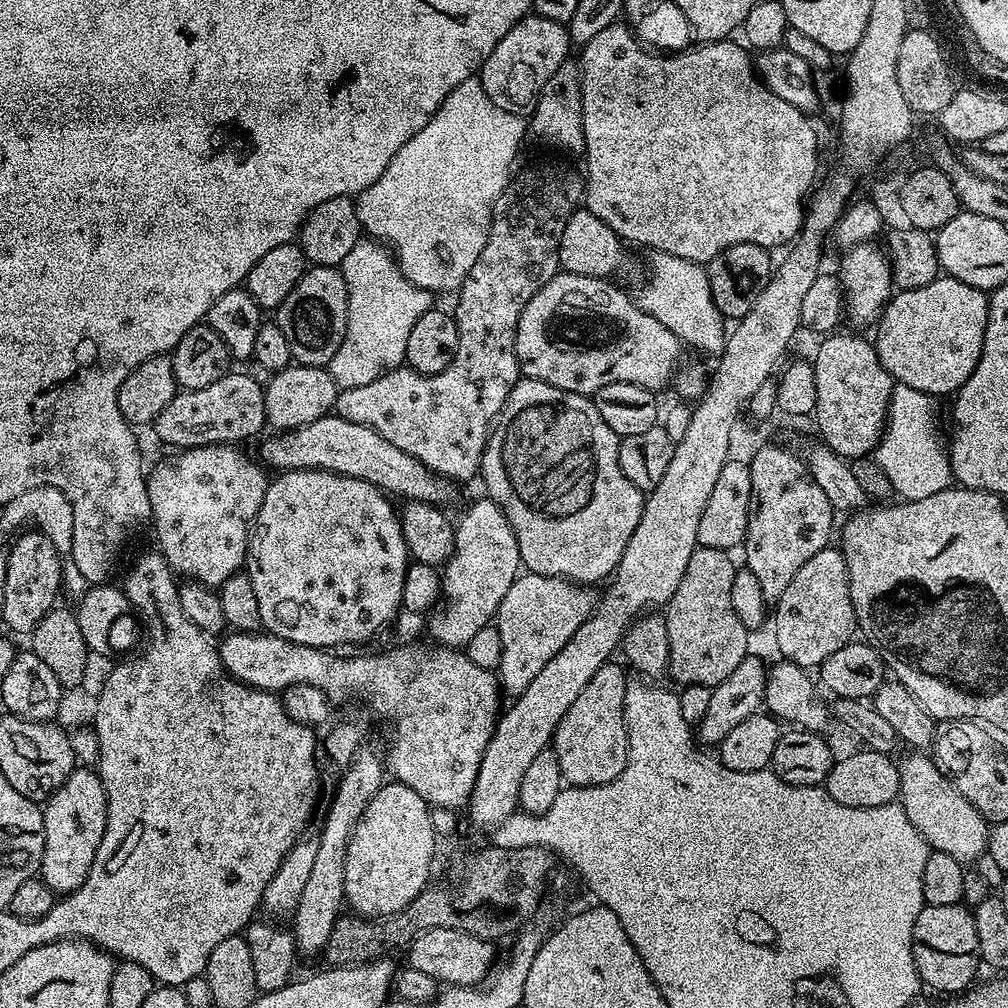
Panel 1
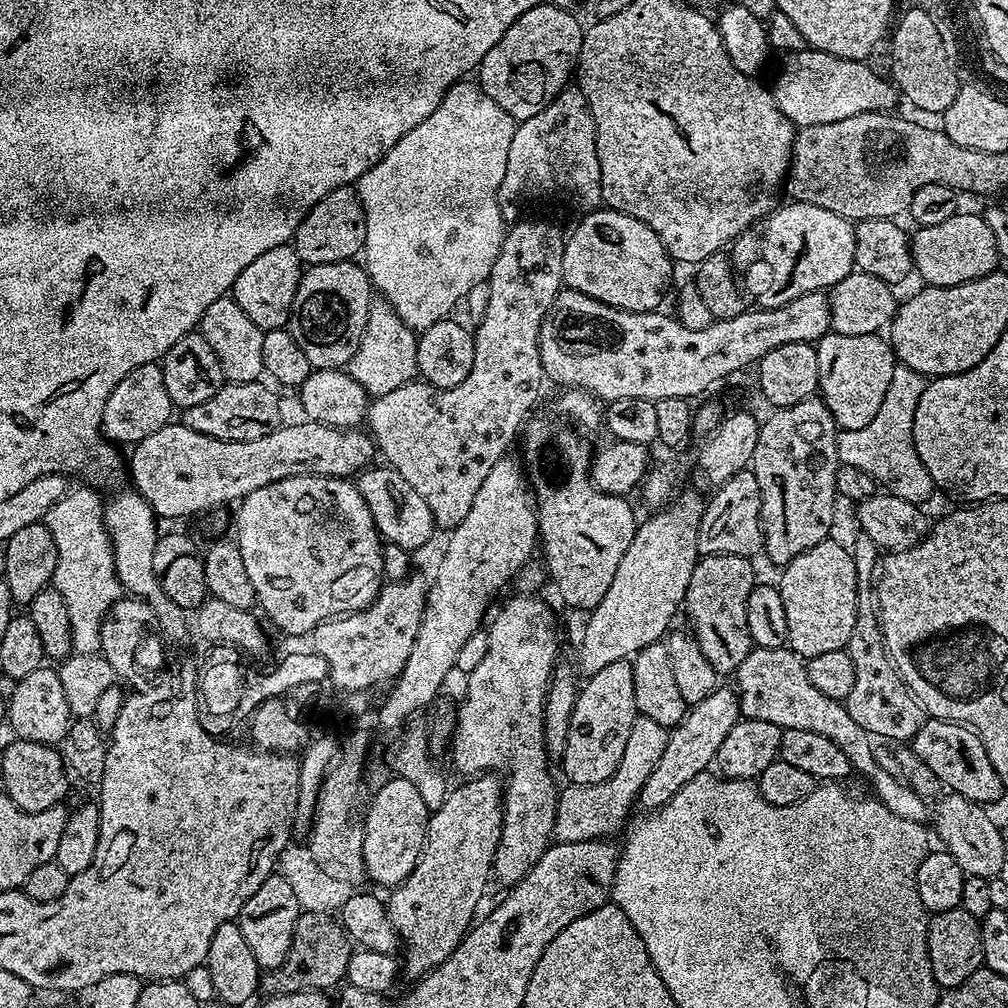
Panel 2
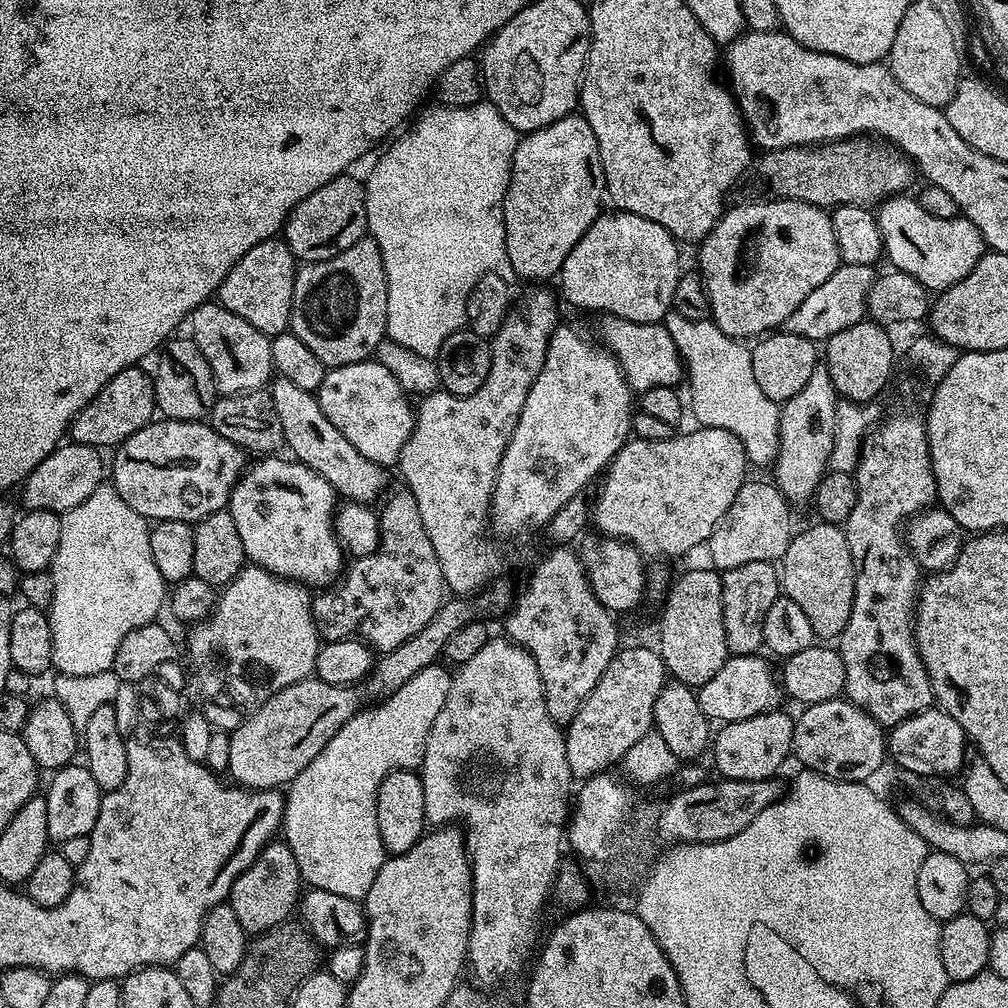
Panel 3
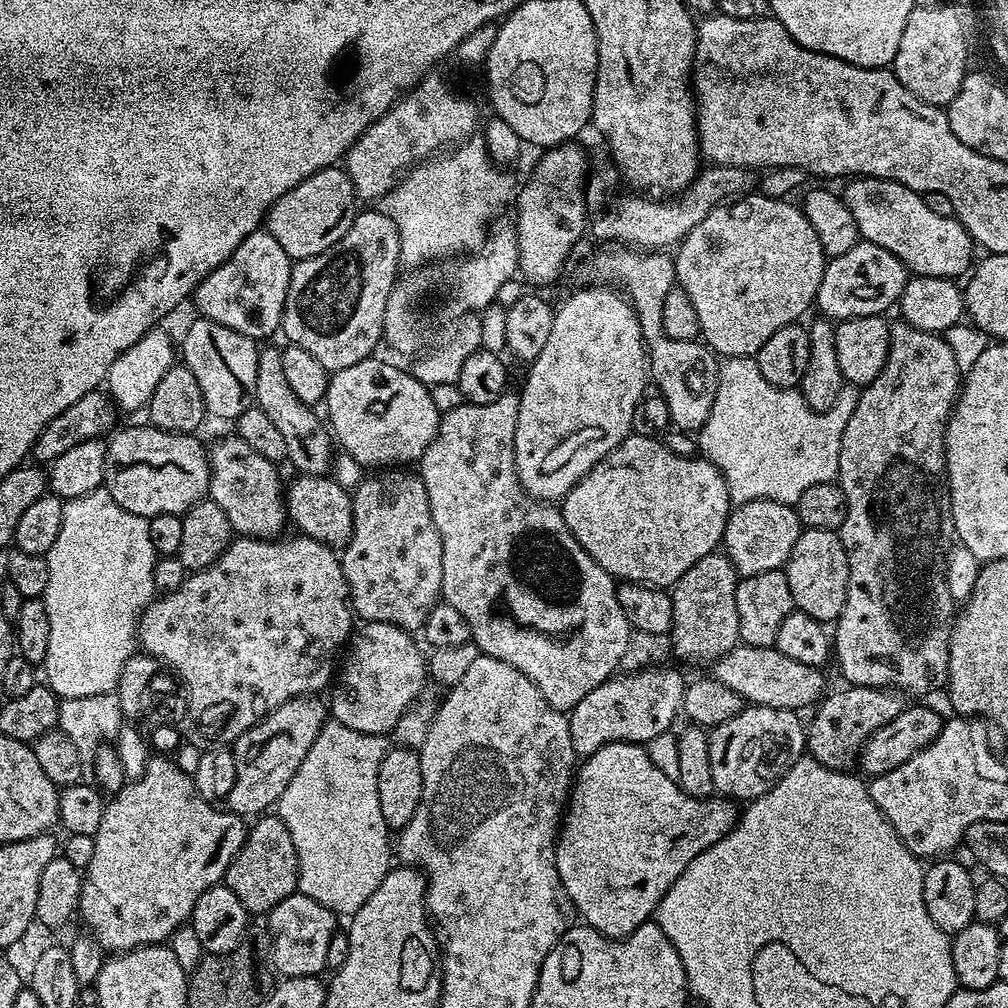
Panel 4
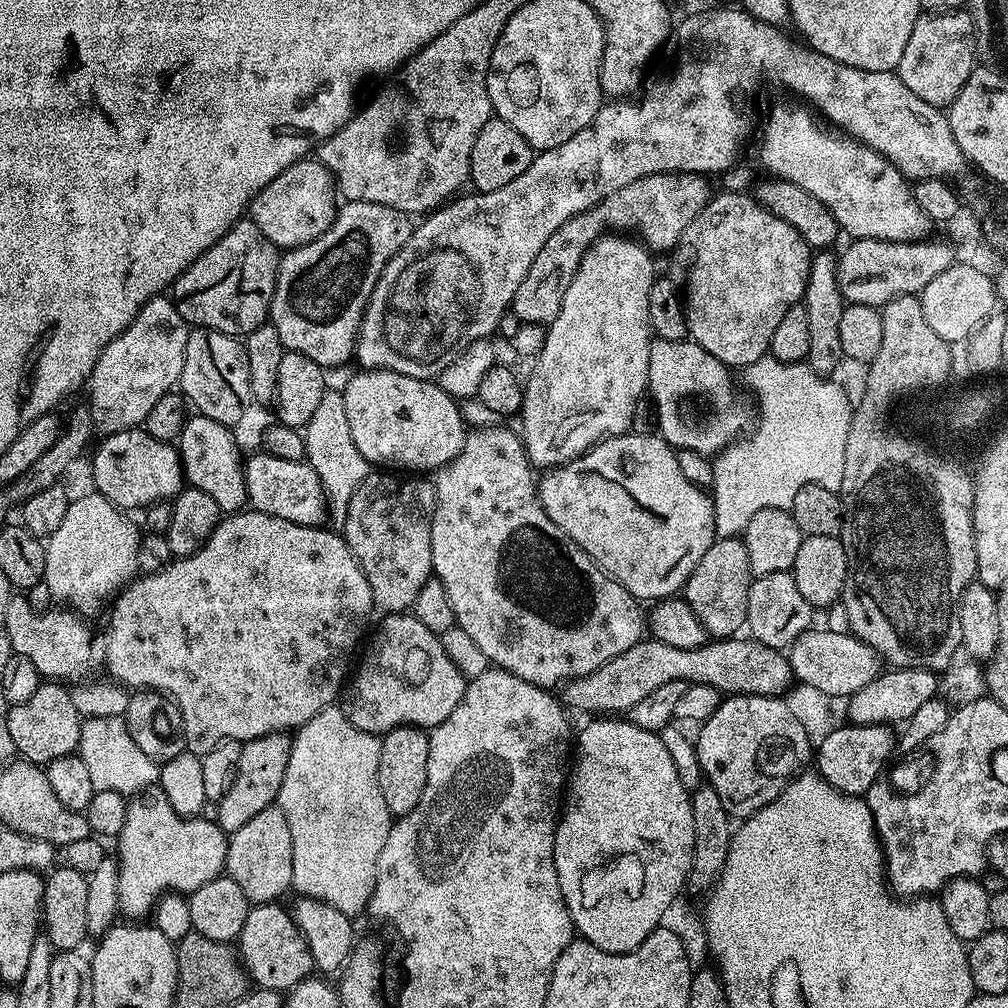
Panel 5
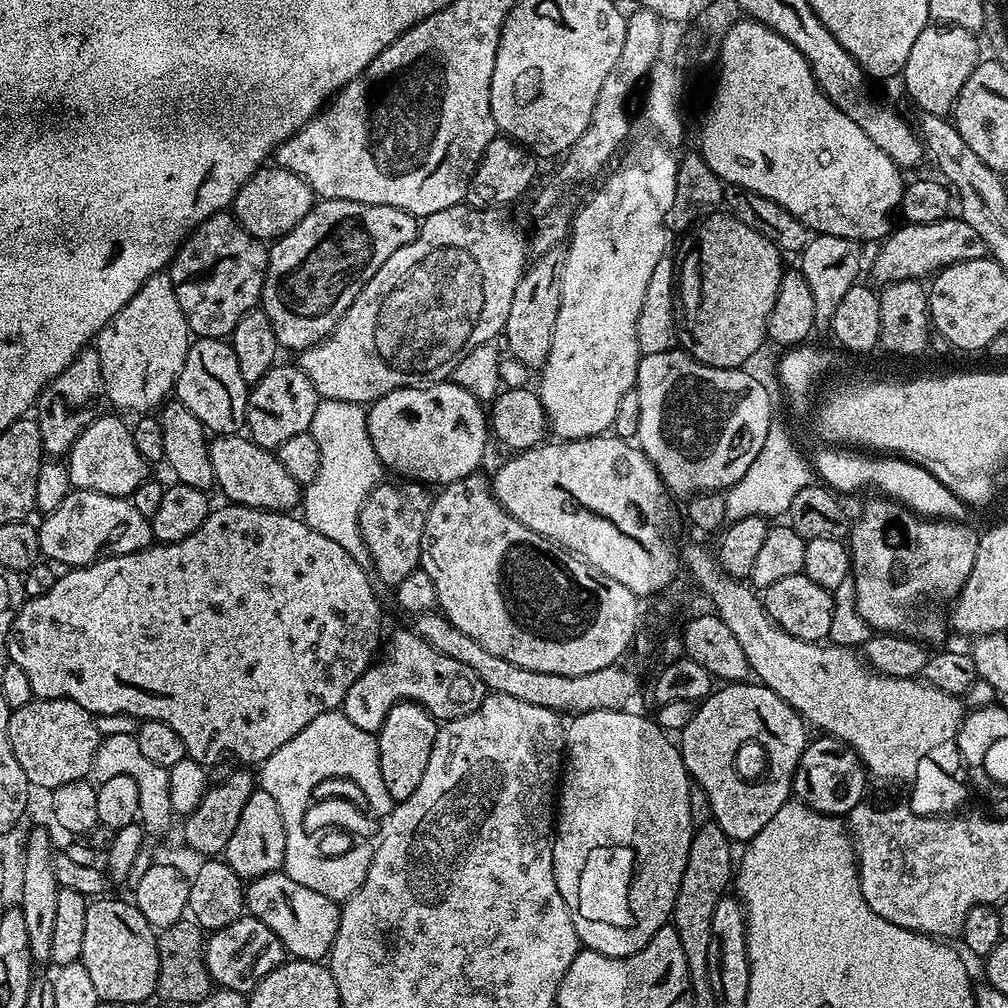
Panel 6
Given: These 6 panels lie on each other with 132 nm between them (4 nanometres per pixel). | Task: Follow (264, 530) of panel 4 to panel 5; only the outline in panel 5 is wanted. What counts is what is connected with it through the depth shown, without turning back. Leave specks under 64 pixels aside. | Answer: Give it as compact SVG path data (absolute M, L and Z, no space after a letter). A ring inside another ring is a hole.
M192 414L185 419L178 441L185 481L191 487L206 490L206 494L210 494L210 498L218 502L221 513L224 514L235 514L246 504L242 455L240 456L240 448L236 445L232 432L229 425L214 422L214 418Z

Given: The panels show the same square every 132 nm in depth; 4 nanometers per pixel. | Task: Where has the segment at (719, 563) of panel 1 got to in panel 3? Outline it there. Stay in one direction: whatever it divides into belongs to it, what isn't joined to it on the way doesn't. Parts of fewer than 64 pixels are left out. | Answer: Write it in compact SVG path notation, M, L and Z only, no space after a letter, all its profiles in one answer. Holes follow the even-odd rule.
M746 562L746 566L727 569L722 576L722 618L726 646L733 656L751 656L761 651L764 642L766 610L782 594L780 574L772 562Z

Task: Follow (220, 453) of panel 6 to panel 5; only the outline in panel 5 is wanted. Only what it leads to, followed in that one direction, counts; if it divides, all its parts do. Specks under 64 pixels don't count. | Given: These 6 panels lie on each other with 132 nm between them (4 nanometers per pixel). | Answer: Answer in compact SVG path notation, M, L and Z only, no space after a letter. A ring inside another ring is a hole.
M268 452L258 453L245 459L244 489L245 497L253 511L270 514L271 517L283 518L296 525L319 527L327 519L327 496L321 486L321 479L306 460L287 462Z

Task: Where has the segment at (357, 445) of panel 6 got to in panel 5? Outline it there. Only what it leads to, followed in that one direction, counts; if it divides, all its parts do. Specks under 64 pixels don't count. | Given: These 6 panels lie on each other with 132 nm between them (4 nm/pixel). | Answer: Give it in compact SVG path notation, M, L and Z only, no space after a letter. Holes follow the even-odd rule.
M325 390L318 407L310 417L304 429L304 455L309 466L321 479L321 486L327 496L327 515L336 526L343 525L348 509L348 500L358 490L358 486L369 474L370 465L362 454L358 454L358 446L354 446L354 438L350 434L350 425L346 419L346 402L343 391Z

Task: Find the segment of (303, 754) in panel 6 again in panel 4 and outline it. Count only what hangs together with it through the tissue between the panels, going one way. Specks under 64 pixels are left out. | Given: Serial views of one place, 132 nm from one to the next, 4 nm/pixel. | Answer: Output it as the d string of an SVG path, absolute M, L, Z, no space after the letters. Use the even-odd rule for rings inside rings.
M325 722L322 726L318 738L314 738L314 746L310 746L306 758L302 758L302 766L298 766L286 790L282 790L278 814L282 822L286 822L286 830L290 830L290 838L294 838L300 867L298 891L348 918L360 909L370 894L374 894L374 890L378 890L394 860L390 840L388 844L390 829L386 818L382 818L382 806L378 803L378 766L390 744L383 735L375 736L361 729L359 732L351 723L340 723L344 724Z

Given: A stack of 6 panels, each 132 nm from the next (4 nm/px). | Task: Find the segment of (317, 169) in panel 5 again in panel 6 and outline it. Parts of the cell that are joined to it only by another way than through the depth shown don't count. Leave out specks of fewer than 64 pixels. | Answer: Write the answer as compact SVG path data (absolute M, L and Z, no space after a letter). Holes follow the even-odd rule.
M265 166L244 183L242 190L232 199L230 205L236 223L241 224L245 230L261 242L275 242L286 235L306 214L314 203L312 187L305 180L298 178L289 168L279 166Z

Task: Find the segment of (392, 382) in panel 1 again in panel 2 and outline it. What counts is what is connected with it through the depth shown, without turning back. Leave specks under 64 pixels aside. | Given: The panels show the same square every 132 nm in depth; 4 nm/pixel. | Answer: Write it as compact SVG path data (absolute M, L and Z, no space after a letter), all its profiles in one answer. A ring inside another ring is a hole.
M525 218L516 220L504 233L500 253L486 281L488 301L484 304L484 313L480 316L480 325L474 328L474 364L470 366L470 374L466 374L464 381L458 382L458 386L453 388L435 388L432 384L423 382L398 386L398 390L390 390L390 394L375 397L368 405L366 428L378 449L379 455L381 457L384 455L388 459L385 460L387 467L398 470L398 474L402 474L402 478L406 478L406 482L410 482L410 486L414 486L414 490L418 490L418 495L426 501L426 506L430 506L432 516L436 519L437 529L454 529L460 525L462 518L466 518L466 513L470 511L470 506L474 503L474 494L478 494L478 486L482 486L486 474L490 474L490 466L494 466L494 462L498 462L504 456L509 455L510 449L508 447L515 440L517 443L518 433L525 421L529 419L530 413L533 411L531 408L535 406L536 399L540 396L540 383L545 383L546 377L540 358L538 338L540 337L542 318L550 310L554 298L561 292L564 284L562 254L564 253L565 239L565 233L563 231L560 233L560 228L556 224L547 224L544 220L525 220Z

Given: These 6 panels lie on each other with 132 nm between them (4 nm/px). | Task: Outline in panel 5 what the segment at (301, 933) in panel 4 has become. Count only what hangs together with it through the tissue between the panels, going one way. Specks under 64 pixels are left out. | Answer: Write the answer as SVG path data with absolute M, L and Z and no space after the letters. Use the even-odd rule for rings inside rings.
M279 903L258 904L249 907L246 922L238 937L238 959L244 965L249 981L256 988L269 988L281 994L300 981L311 977L314 972L310 946L292 921L291 911L287 907L279 908Z

